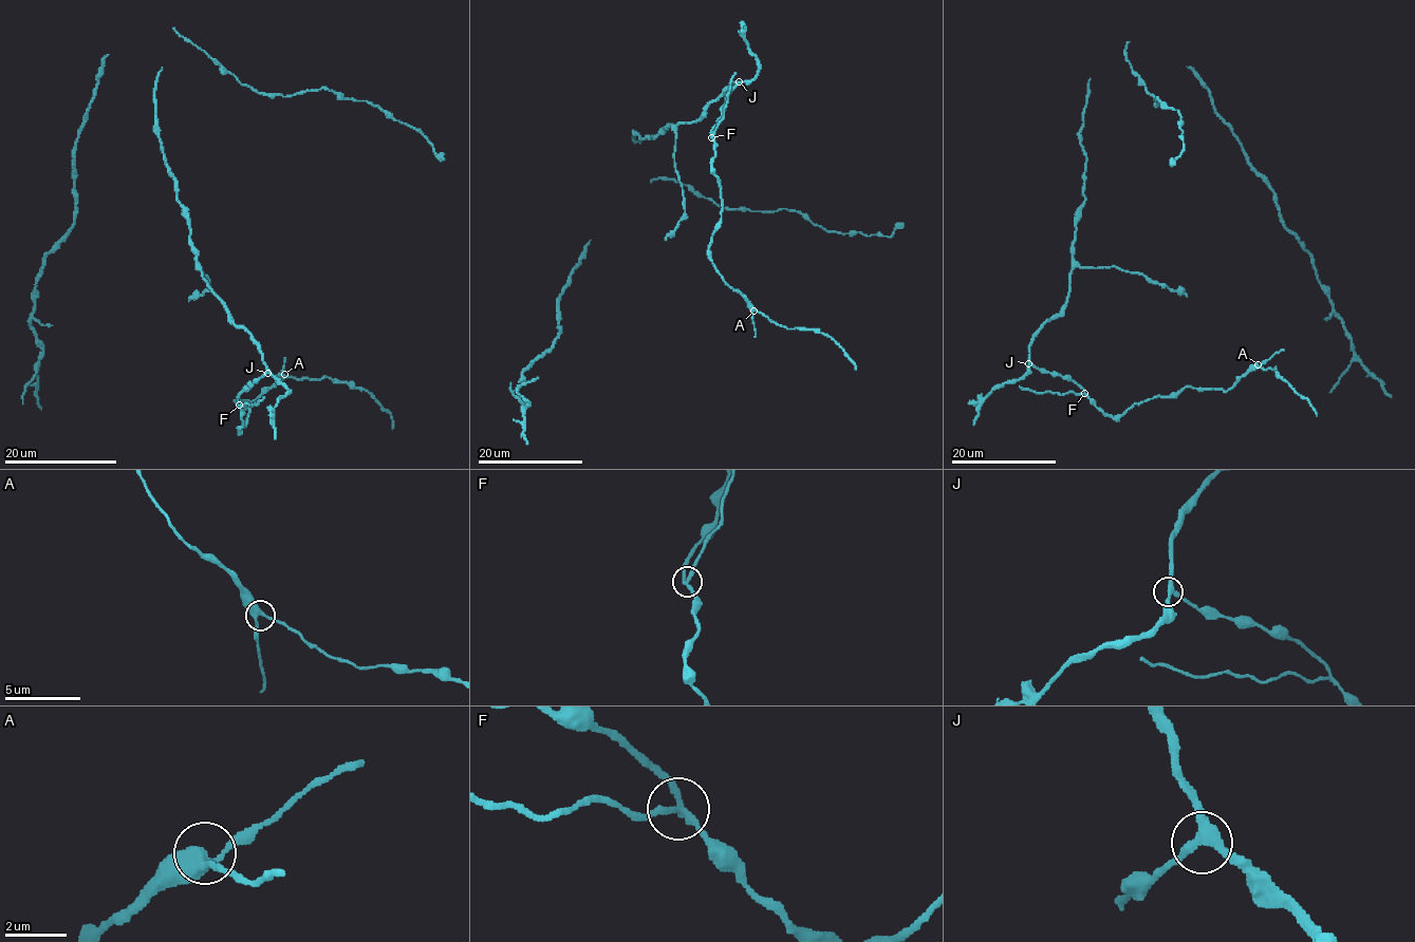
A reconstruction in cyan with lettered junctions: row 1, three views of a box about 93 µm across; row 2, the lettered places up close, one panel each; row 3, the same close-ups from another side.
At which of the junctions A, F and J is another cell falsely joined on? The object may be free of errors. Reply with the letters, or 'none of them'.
F

